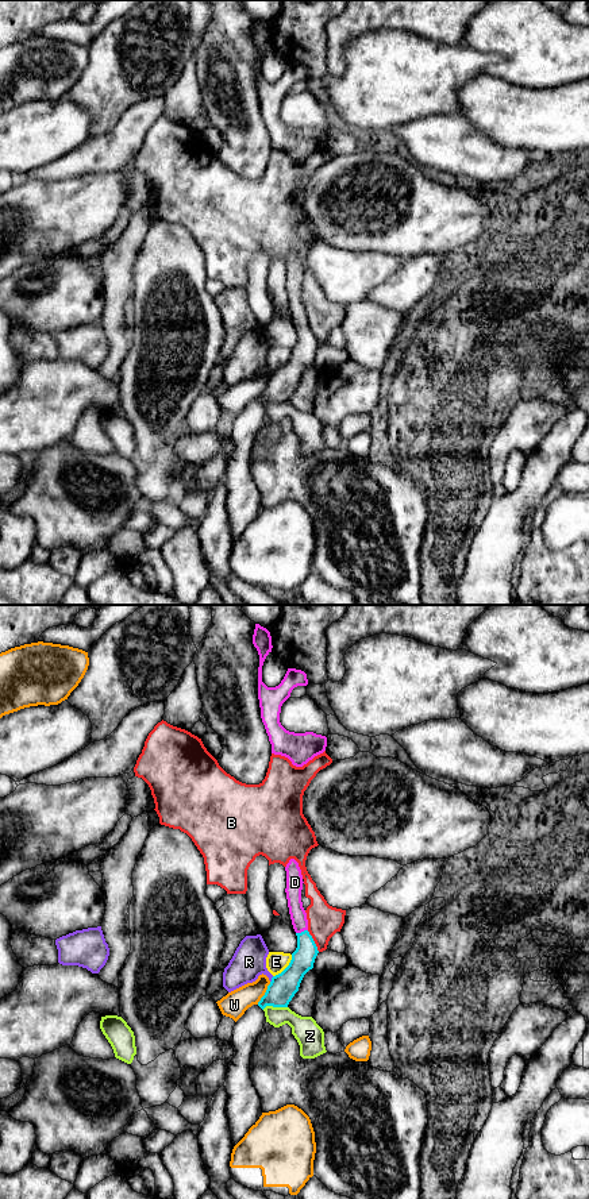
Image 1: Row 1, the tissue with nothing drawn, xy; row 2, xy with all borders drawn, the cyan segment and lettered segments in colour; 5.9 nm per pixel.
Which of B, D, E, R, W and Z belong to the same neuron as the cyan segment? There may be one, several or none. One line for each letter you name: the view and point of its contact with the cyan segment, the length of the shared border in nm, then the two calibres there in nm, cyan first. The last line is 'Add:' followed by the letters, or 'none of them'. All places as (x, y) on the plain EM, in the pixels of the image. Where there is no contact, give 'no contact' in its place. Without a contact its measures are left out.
D: xy (301, 327) | 80 nm | 140/100 nm
Add: D

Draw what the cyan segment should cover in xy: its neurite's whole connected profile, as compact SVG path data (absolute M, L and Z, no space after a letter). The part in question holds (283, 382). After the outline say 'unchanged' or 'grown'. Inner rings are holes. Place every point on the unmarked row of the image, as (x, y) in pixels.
M290 254L286 266L286 294L293 324L297 331L297 343L292 348L289 361L272 373L265 390L258 397L263 405L266 401L288 402L289 397L299 386L304 370L313 363L319 348L317 342L308 327L307 308L301 297L303 270L299 258Z; grown

